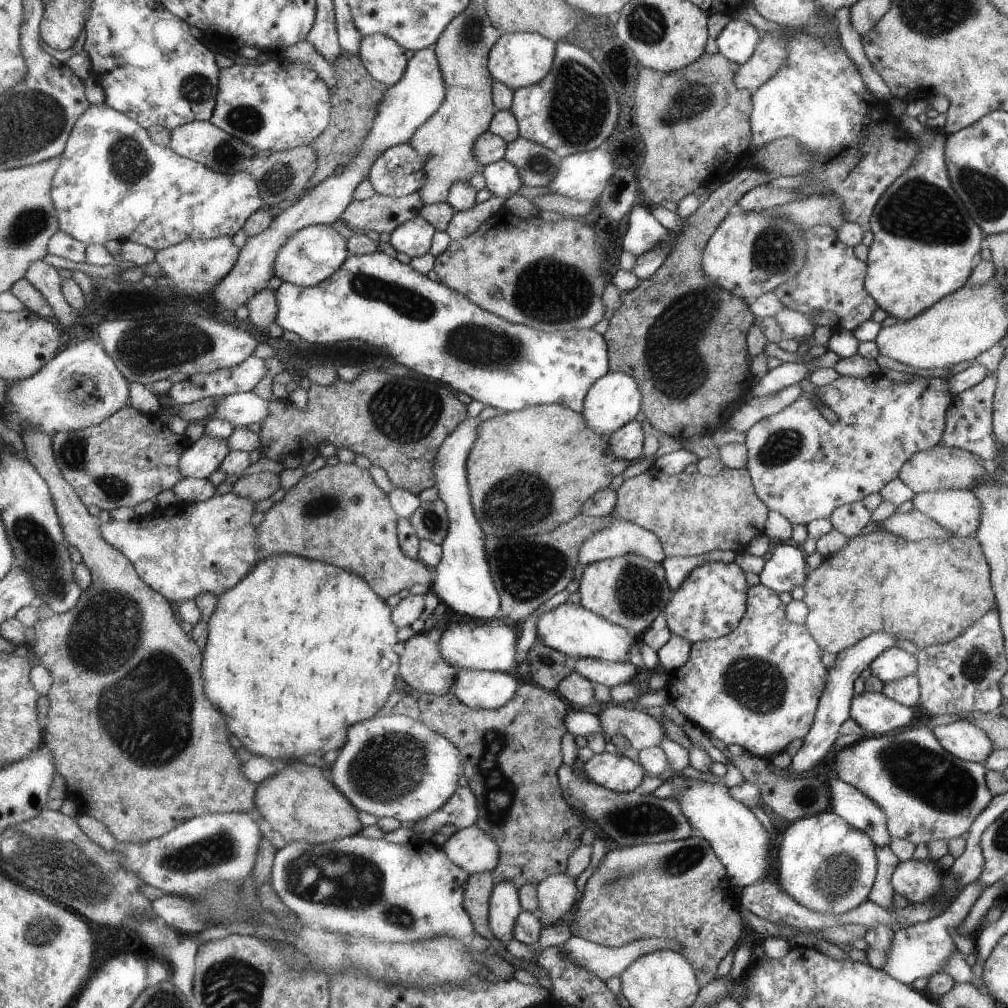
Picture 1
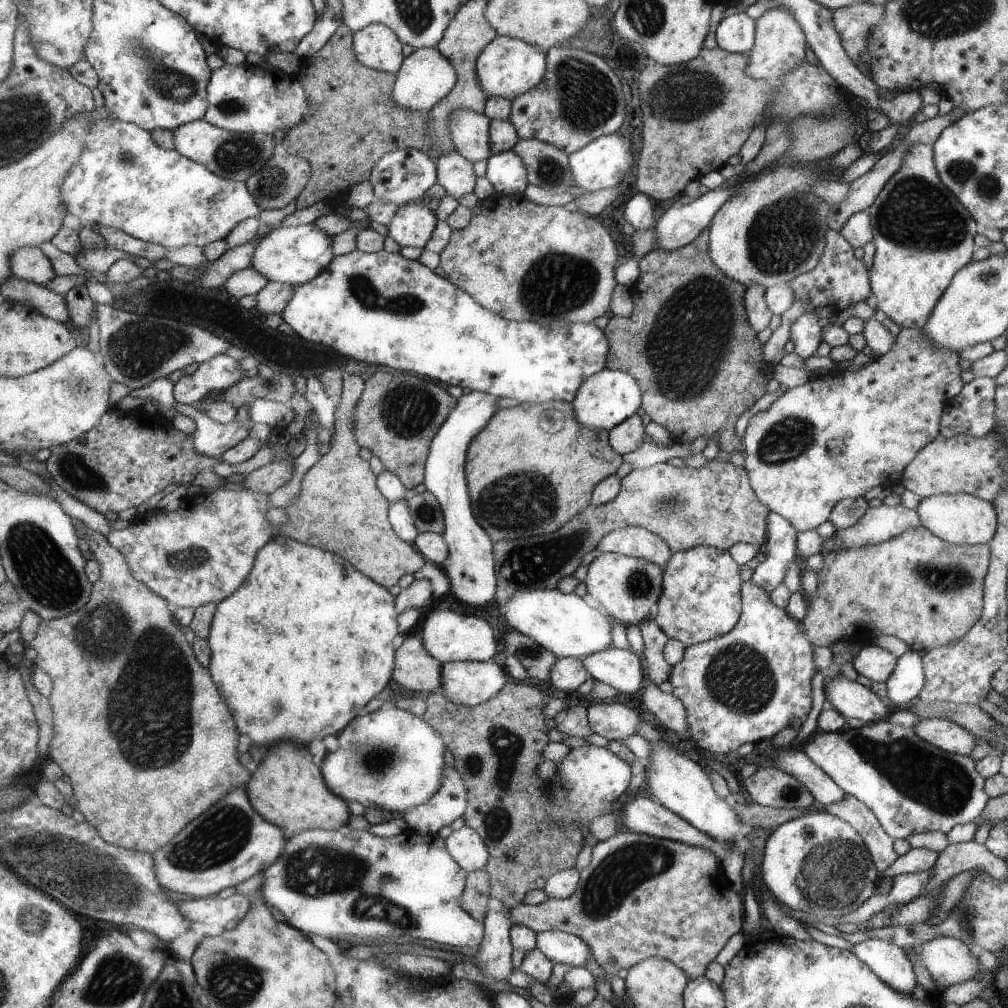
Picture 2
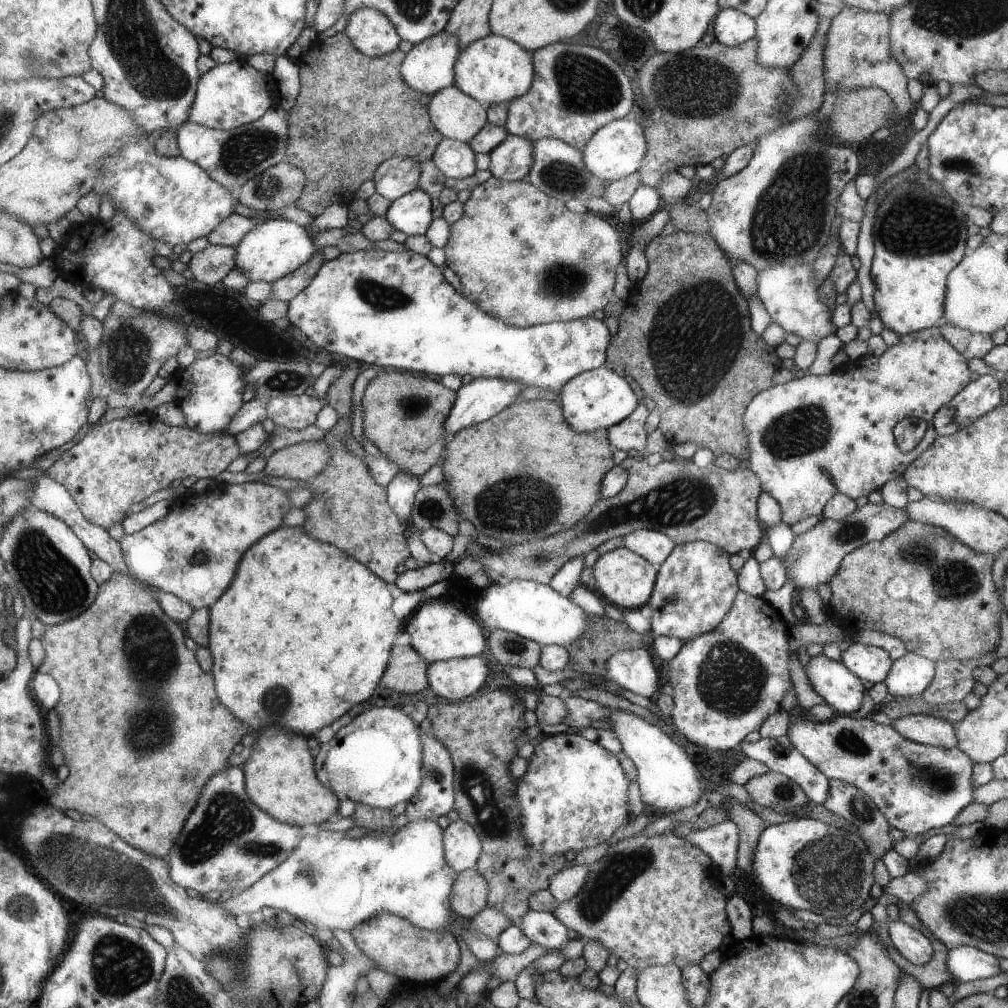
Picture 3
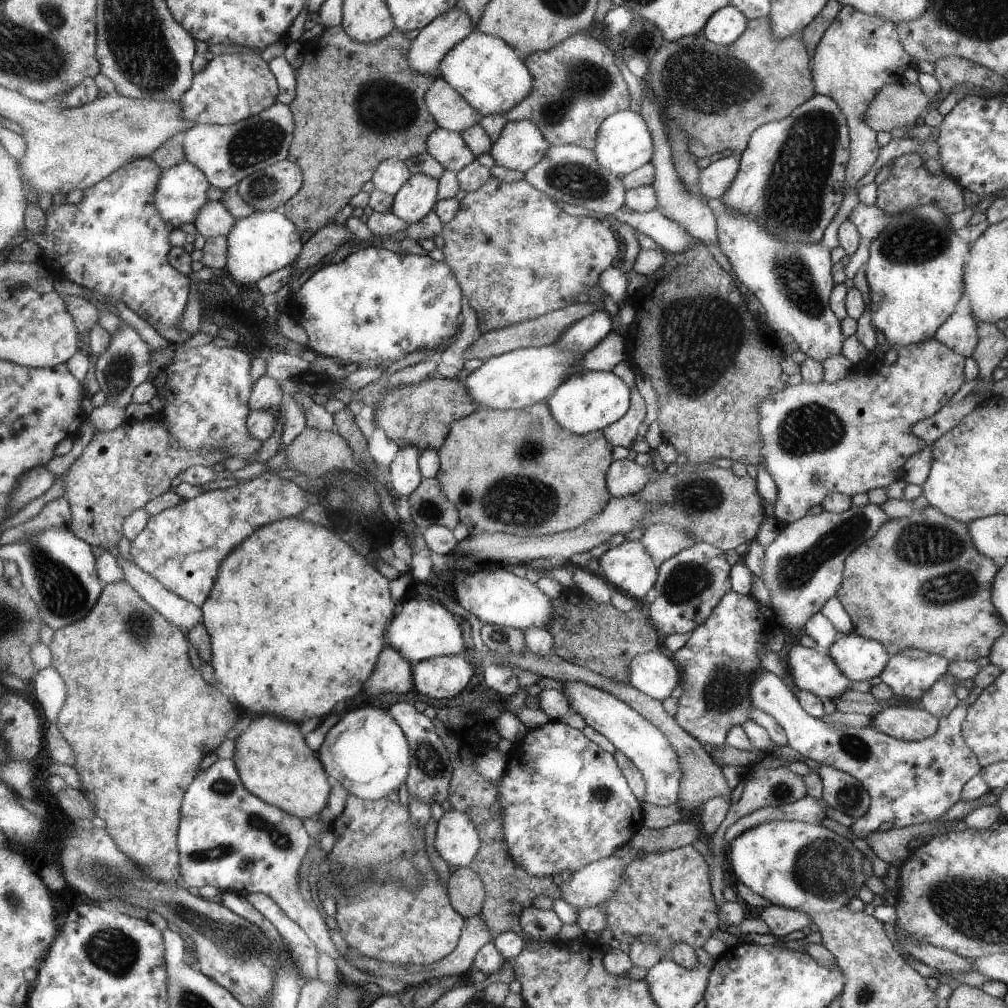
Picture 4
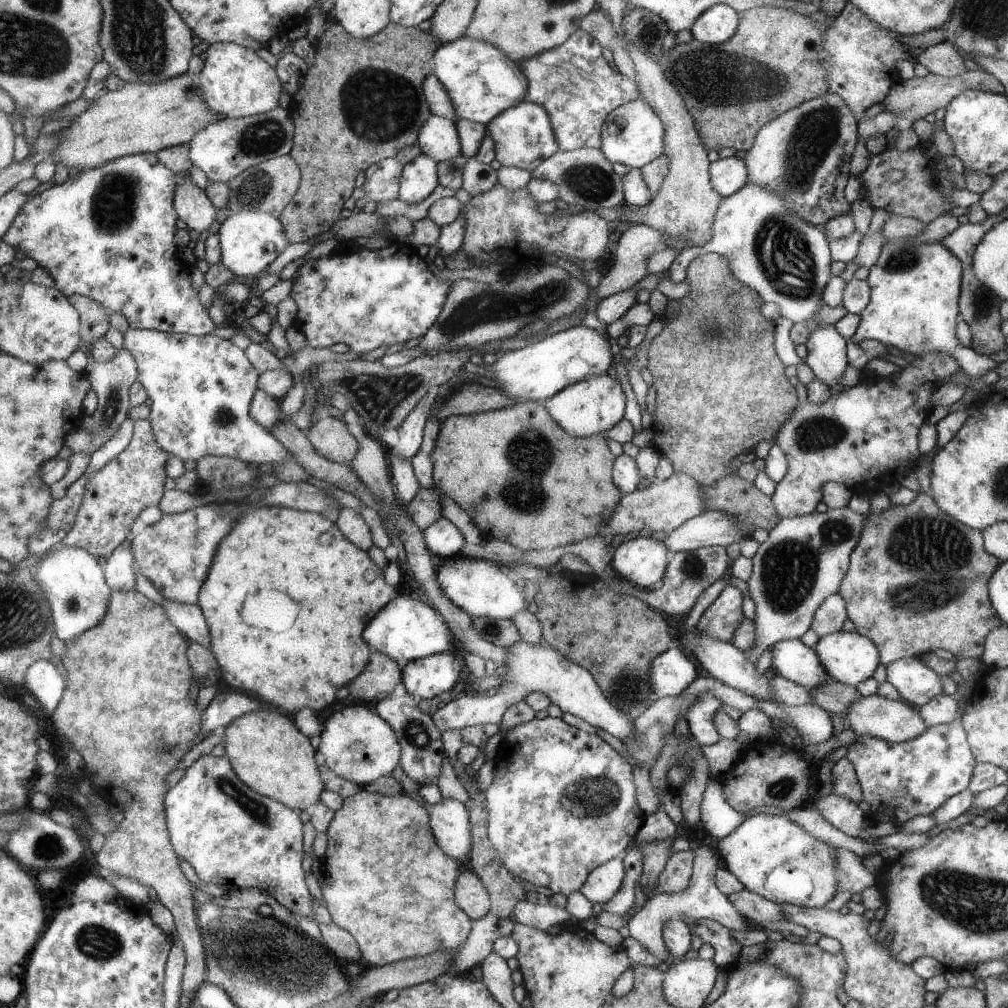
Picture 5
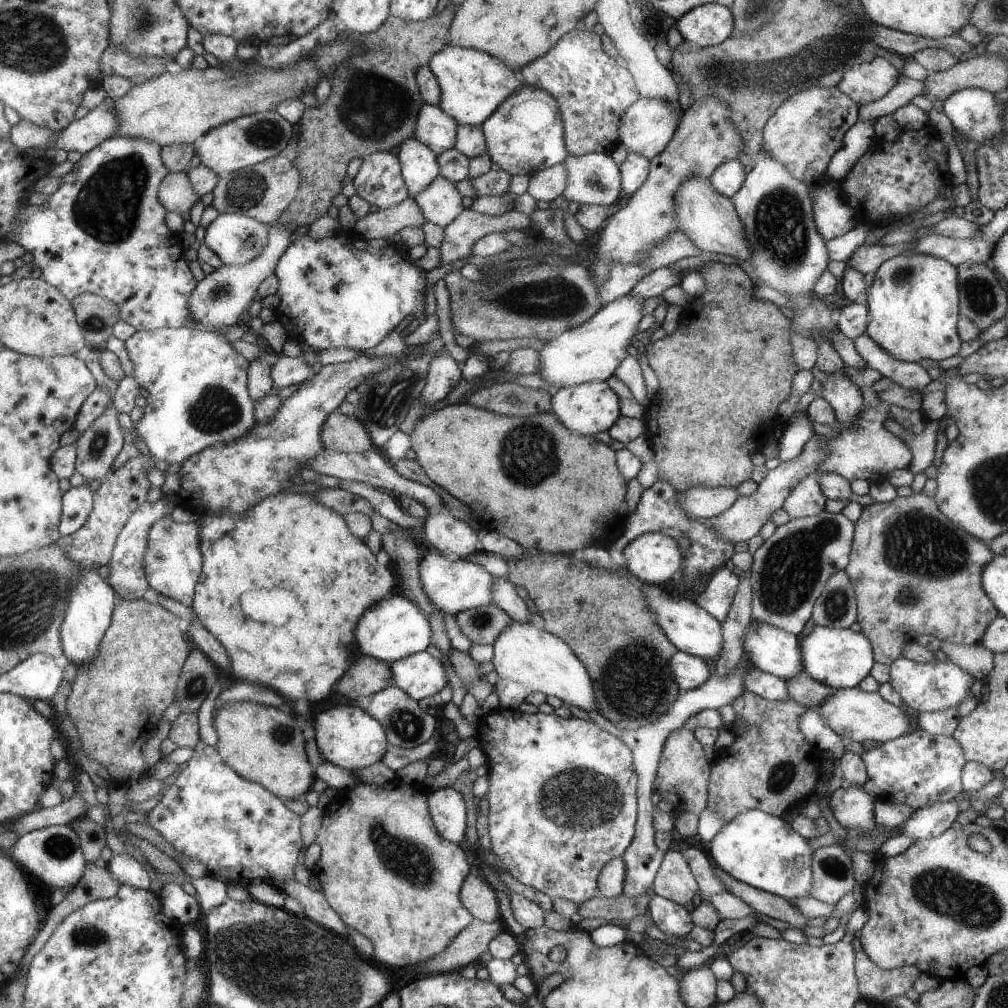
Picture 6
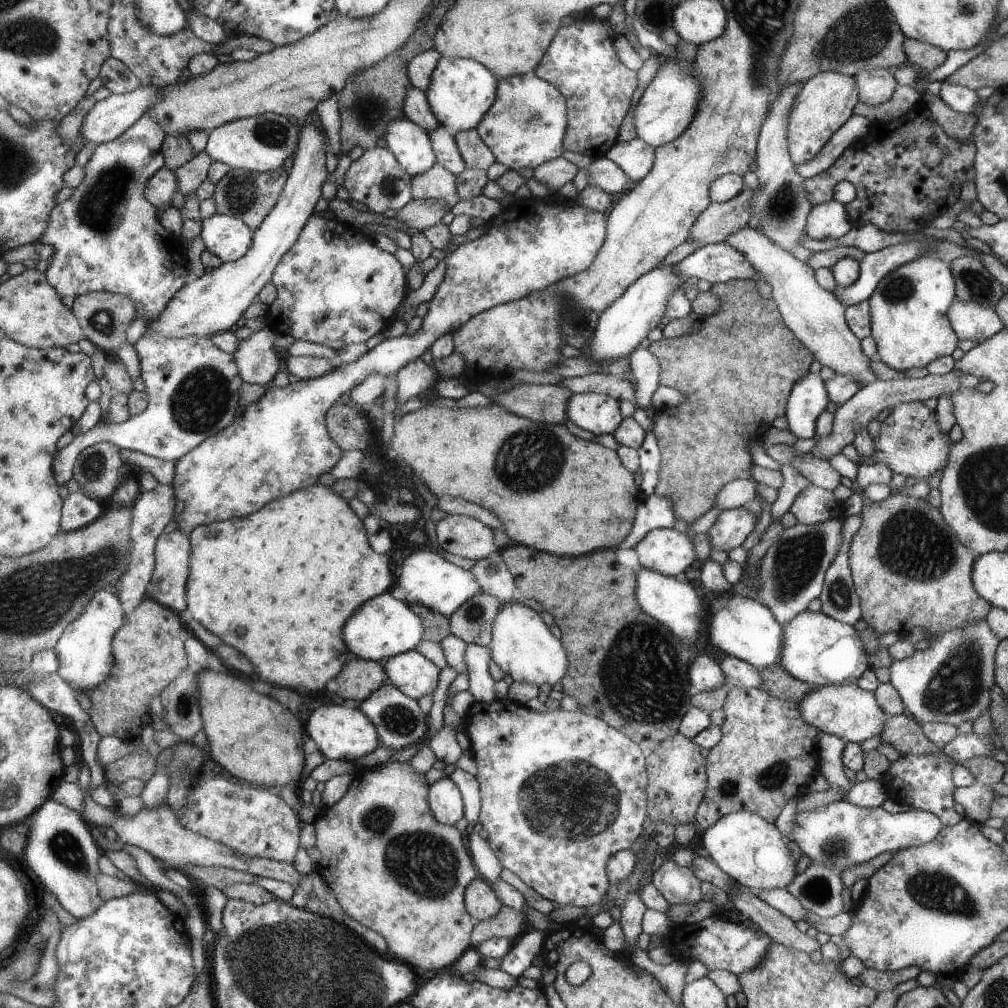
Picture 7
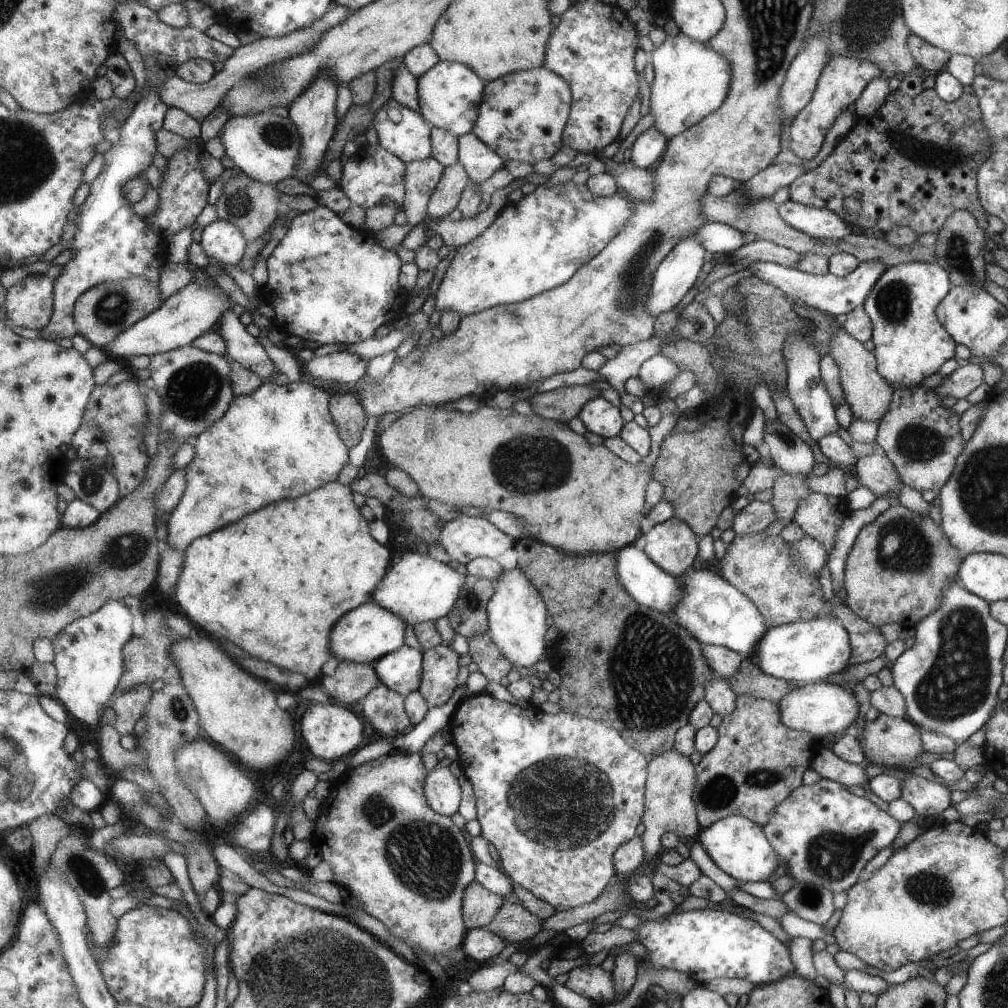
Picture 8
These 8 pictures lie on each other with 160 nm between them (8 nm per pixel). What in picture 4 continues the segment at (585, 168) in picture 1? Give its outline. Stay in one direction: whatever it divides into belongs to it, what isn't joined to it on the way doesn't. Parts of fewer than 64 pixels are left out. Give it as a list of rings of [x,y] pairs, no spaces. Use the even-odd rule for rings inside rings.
[[[627,108],[610,114],[600,122],[593,148],[596,161],[613,174],[627,174],[652,160],[653,138],[637,108]]]

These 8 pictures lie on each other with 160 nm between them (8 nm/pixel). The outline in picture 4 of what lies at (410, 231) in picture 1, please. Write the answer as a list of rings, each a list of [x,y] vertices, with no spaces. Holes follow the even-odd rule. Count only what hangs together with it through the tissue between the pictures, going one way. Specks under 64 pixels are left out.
[[[415,173],[394,195],[393,213],[410,224],[419,222],[440,200],[440,181],[427,174]]]

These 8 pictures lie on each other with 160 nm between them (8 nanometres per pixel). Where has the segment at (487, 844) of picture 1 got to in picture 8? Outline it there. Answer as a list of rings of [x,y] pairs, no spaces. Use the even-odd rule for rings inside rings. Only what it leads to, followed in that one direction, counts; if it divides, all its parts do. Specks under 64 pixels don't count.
[[[435,765],[428,772],[424,785],[426,797],[433,810],[448,817],[457,812],[461,800],[459,784],[449,767]]]

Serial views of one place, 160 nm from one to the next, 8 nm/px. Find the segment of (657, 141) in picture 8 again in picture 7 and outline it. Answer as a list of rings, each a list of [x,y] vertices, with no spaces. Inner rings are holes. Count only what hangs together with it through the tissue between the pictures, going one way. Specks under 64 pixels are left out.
[[[635,137],[629,141],[617,141],[616,145],[610,145],[604,156],[611,159],[615,164],[618,164],[619,168],[625,172],[629,180],[632,181],[632,185],[634,185],[635,182],[641,180],[653,166],[654,148],[649,143],[643,142],[643,139]]]

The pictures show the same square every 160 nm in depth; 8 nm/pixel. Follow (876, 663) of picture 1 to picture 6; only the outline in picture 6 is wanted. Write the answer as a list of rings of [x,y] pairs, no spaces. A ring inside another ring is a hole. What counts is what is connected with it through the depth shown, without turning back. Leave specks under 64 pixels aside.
[[[814,626],[807,636],[803,637],[800,634],[798,639],[801,644],[803,672],[830,688],[855,687],[865,676],[869,675],[875,664],[869,639],[860,632],[852,632],[849,628]]]

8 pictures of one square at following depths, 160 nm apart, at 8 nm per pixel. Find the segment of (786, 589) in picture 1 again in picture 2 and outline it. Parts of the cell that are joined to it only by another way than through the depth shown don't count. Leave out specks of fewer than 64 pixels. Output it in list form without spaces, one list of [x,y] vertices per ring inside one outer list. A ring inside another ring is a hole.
[[[773,511],[768,512],[768,541],[762,548],[764,560],[752,570],[751,581],[765,592],[781,584],[785,566],[796,561],[796,530],[786,518]]]

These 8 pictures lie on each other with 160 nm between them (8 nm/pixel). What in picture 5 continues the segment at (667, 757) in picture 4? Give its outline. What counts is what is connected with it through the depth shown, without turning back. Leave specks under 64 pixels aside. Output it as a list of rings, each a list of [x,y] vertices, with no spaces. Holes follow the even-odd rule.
[[[519,639],[506,647],[506,650],[508,655],[503,664],[506,671],[495,686],[495,694],[488,697],[480,694],[467,694],[463,698],[452,700],[437,709],[432,717],[435,719],[435,726],[438,726],[441,732],[454,728],[459,730],[464,726],[476,724],[484,726],[487,723],[493,723],[497,725],[502,720],[508,706],[524,700],[525,695],[533,691],[539,691],[545,694],[552,704],[556,704],[561,712],[569,712],[596,729],[608,732],[621,742],[623,739],[630,739],[630,736],[633,735],[633,721],[627,716],[627,713],[617,710],[608,700],[605,700],[588,670],[565,658],[557,649],[543,641],[529,644]]]

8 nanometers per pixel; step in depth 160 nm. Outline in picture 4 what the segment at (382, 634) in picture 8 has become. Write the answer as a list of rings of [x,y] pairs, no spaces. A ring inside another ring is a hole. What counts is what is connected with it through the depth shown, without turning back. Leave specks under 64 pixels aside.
[[[413,597],[400,603],[400,609],[386,630],[385,640],[414,665],[433,657],[456,655],[463,648],[461,630],[445,606]]]

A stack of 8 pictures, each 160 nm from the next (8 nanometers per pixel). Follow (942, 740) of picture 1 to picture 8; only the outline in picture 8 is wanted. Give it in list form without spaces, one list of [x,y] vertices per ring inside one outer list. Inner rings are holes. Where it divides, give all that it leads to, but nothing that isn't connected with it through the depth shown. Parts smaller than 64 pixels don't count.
[[[825,681],[795,687],[785,693],[776,705],[779,707],[780,721],[787,728],[803,731],[818,738],[843,730],[852,733],[850,724],[857,718],[858,713],[863,712],[849,687],[843,689],[842,686]]]

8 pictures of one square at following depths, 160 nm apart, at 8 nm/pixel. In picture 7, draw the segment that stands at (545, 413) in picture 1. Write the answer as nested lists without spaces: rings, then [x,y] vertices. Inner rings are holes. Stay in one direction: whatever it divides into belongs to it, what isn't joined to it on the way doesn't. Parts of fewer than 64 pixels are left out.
[[[495,403],[458,409],[428,406],[411,411],[395,422],[394,434],[387,445],[387,450],[390,451],[393,459],[397,462],[404,462],[411,468],[425,493],[435,498],[463,499],[490,510],[497,514],[502,523],[504,522],[504,531],[511,542],[517,545],[525,545],[539,552],[555,554],[558,557],[580,557],[581,555],[596,552],[599,549],[615,550],[632,530],[633,518],[636,518],[637,496],[639,496],[639,492],[637,492],[637,486],[635,486],[635,478],[633,478],[633,473],[629,472],[621,464],[616,451],[605,448],[593,441],[586,441],[574,436],[567,431],[563,423],[556,425],[538,423],[513,414]]]

